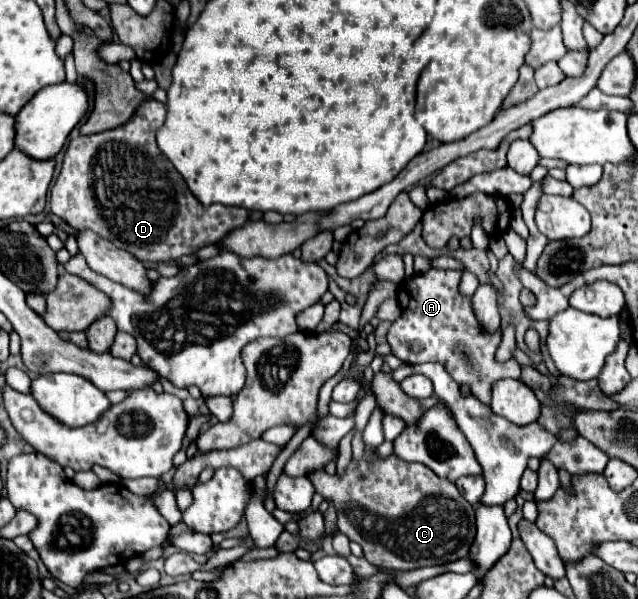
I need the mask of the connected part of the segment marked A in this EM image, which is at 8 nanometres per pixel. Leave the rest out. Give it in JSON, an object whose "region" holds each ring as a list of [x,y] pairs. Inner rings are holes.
{"region":[[[430,268],[424,274],[414,274],[410,280],[404,280],[398,286],[398,304],[402,308],[402,316],[392,322],[386,342],[390,344],[392,354],[404,364],[444,364],[454,382],[460,386],[466,384],[474,398],[490,406],[492,384],[502,378],[520,378],[520,366],[516,358],[506,362],[496,360],[494,354],[500,346],[502,330],[498,328],[496,332],[486,334],[472,310],[472,298],[460,294],[458,290],[460,278],[460,270]]]}

